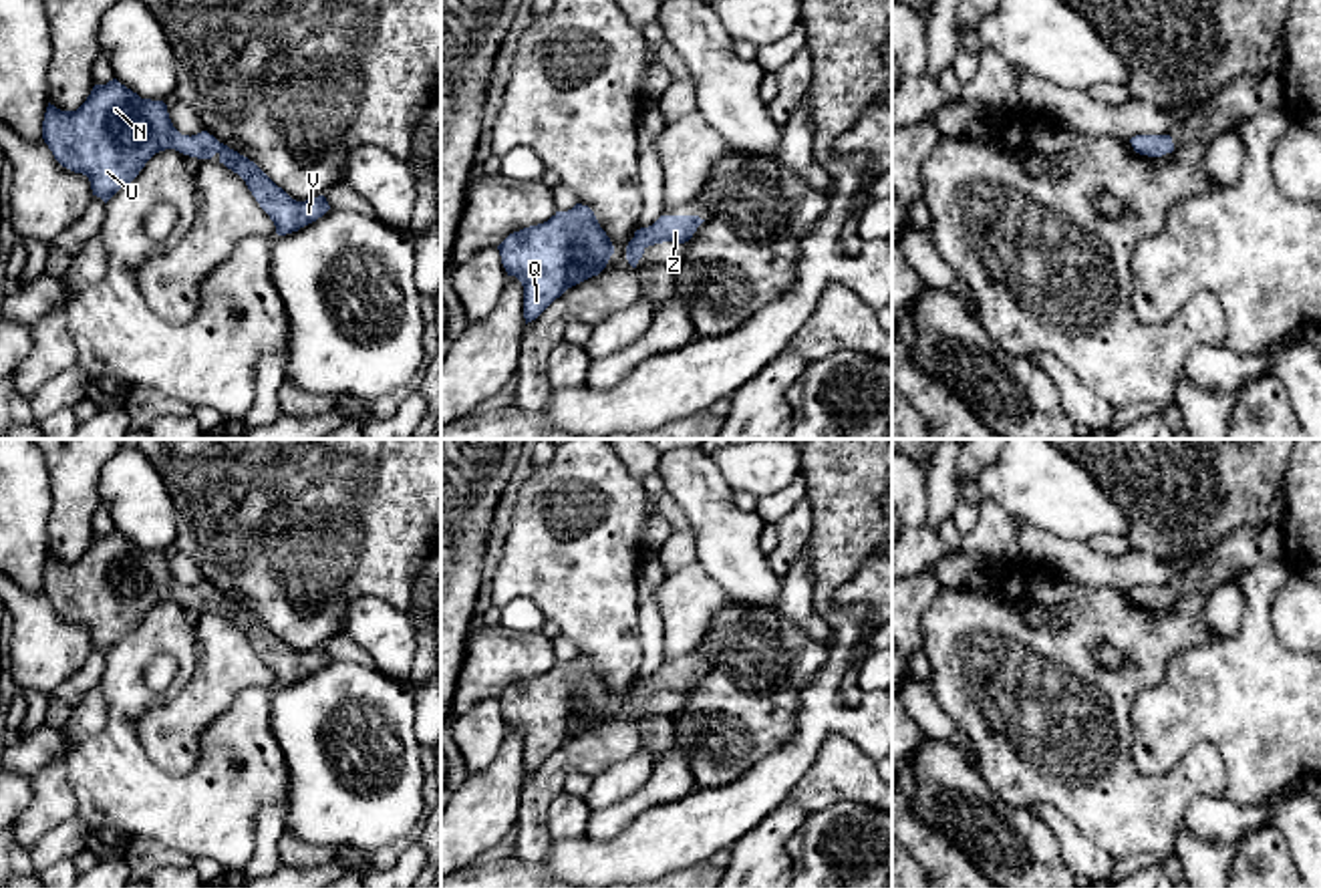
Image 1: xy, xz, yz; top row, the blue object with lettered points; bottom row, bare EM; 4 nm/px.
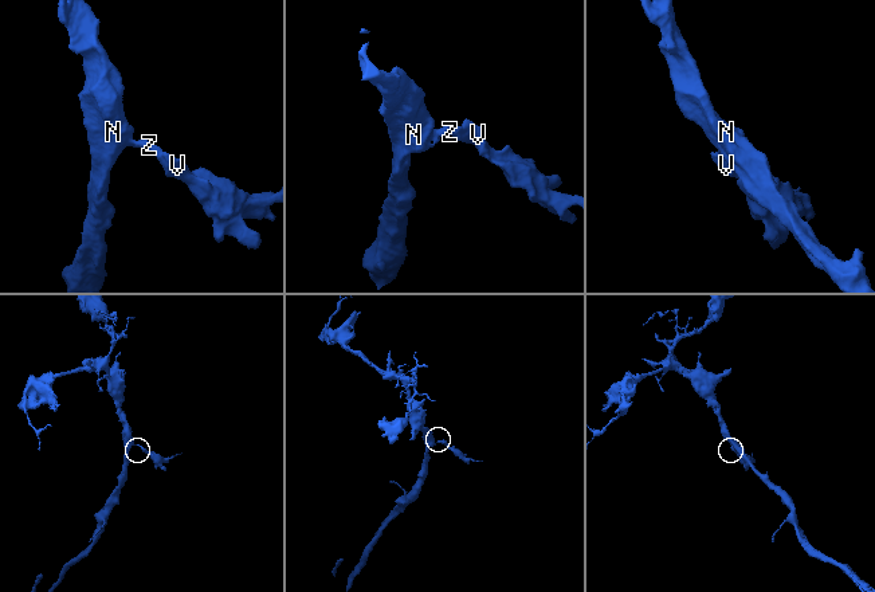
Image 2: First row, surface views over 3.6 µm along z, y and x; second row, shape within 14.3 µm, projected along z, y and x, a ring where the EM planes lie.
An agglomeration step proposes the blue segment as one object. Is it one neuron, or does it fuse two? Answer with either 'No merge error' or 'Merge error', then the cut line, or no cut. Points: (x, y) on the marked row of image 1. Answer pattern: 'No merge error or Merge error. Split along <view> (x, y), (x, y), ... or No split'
No merge error. No split

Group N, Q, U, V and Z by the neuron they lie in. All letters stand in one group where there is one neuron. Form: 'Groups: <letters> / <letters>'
Groups: N Q U V Z

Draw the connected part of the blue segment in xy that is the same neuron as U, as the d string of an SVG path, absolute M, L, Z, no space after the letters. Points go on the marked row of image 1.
M117 79L95 85L77 111L60 111L48 103L42 139L62 167L89 177L93 195L105 203L131 183L155 153L175 149L197 159L217 153L219 163L246 181L278 236L298 232L330 209L324 195L292 199L254 161L207 131L181 135L163 101L141 99Z

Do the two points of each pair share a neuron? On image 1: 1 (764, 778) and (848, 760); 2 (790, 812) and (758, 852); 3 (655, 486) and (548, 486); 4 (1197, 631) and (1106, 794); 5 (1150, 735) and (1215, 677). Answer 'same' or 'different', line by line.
1: different
2: same
3: different
4: same
5: same

